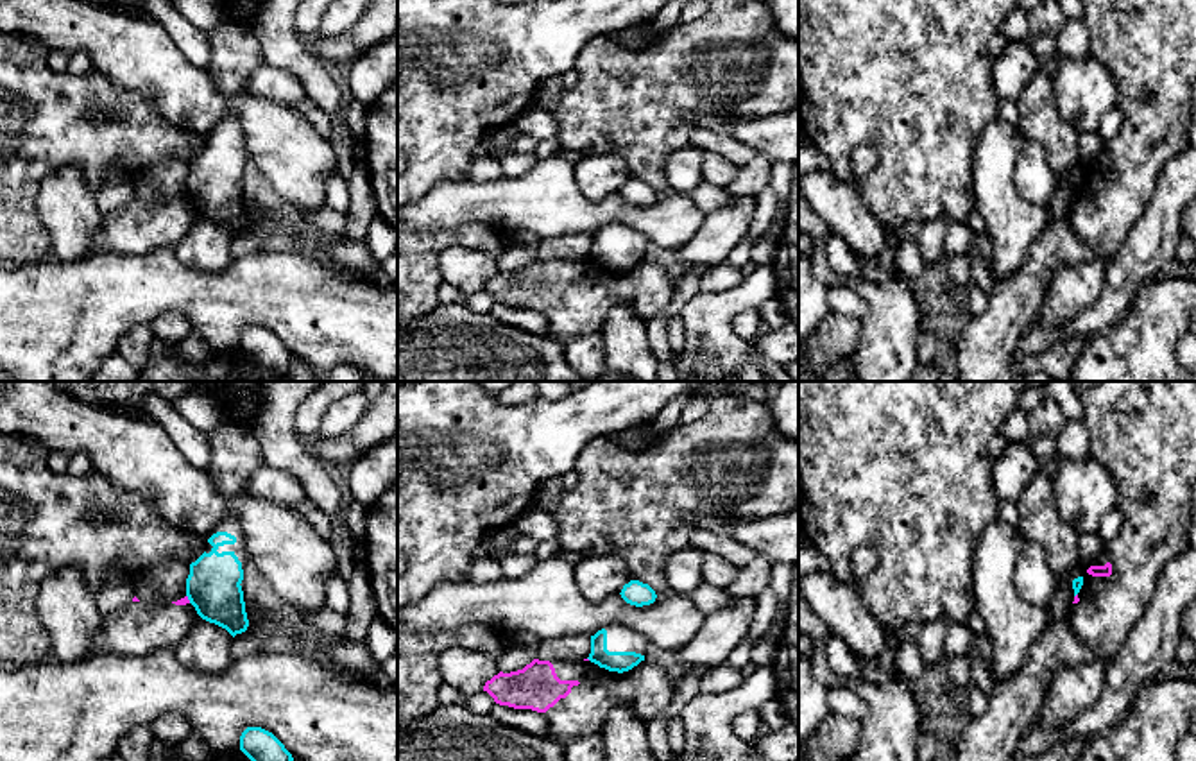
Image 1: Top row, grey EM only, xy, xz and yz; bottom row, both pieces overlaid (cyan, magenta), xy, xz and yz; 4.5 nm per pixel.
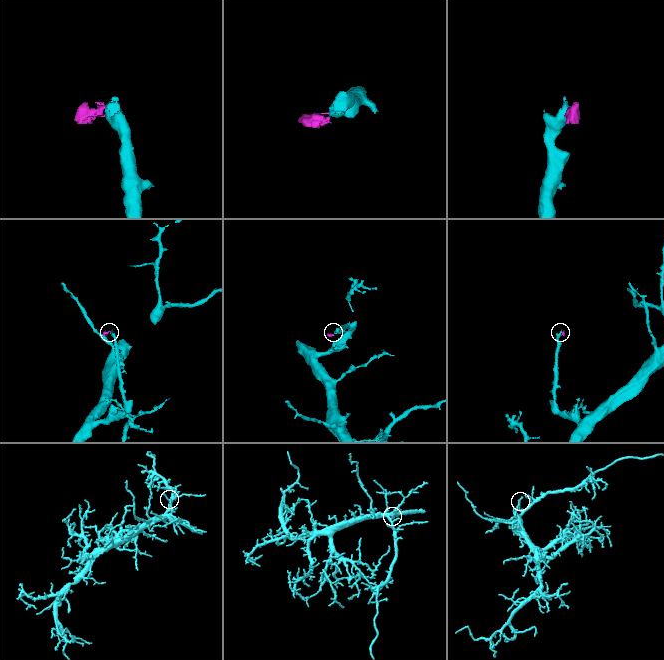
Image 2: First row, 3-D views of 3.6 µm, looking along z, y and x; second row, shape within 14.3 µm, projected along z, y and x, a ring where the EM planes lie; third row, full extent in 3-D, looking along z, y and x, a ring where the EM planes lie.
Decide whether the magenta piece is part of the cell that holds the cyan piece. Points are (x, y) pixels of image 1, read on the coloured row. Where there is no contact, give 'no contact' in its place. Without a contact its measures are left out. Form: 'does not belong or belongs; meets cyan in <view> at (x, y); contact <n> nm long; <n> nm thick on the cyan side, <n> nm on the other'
does not belong; meets cyan in xy at (188, 598); contact 40 nm long; 240 nm thick on the cyan side, 40 nm on the other

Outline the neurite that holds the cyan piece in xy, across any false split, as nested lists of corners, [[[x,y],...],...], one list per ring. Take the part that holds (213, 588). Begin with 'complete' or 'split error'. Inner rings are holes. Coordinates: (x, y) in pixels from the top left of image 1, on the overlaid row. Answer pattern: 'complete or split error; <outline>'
split error; [[[227,514],[215,528],[206,543],[204,553],[190,564],[190,575],[186,578],[186,596],[195,607],[197,614],[226,628],[233,637],[242,634],[249,627],[242,580],[243,571],[249,564],[249,555],[245,550],[245,537],[240,521],[235,514]]]

